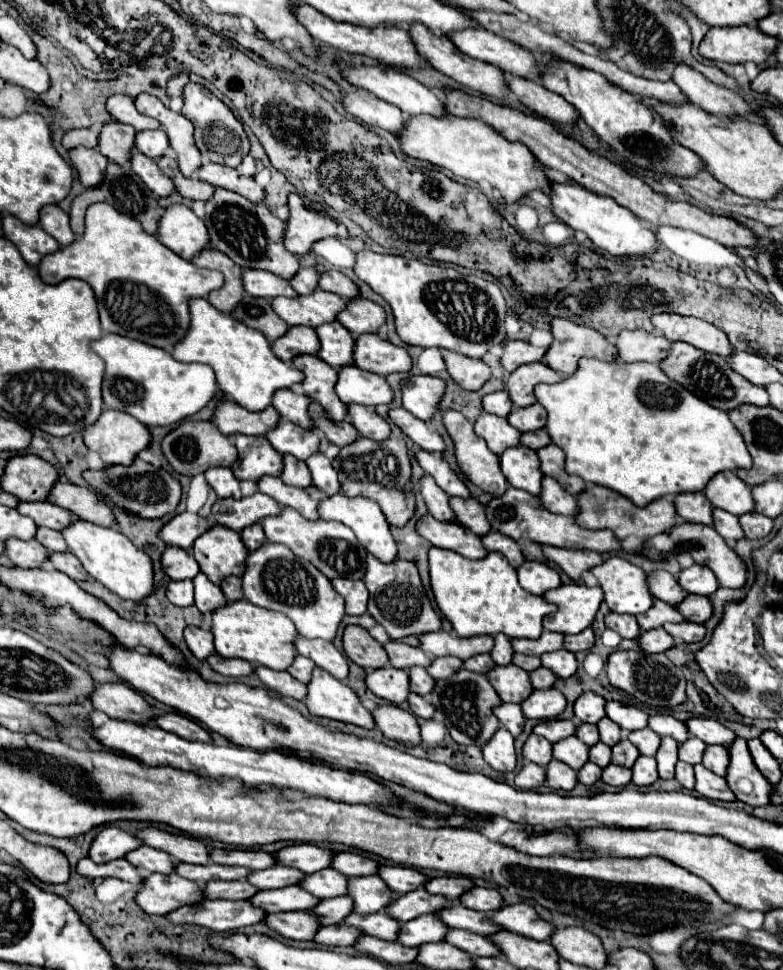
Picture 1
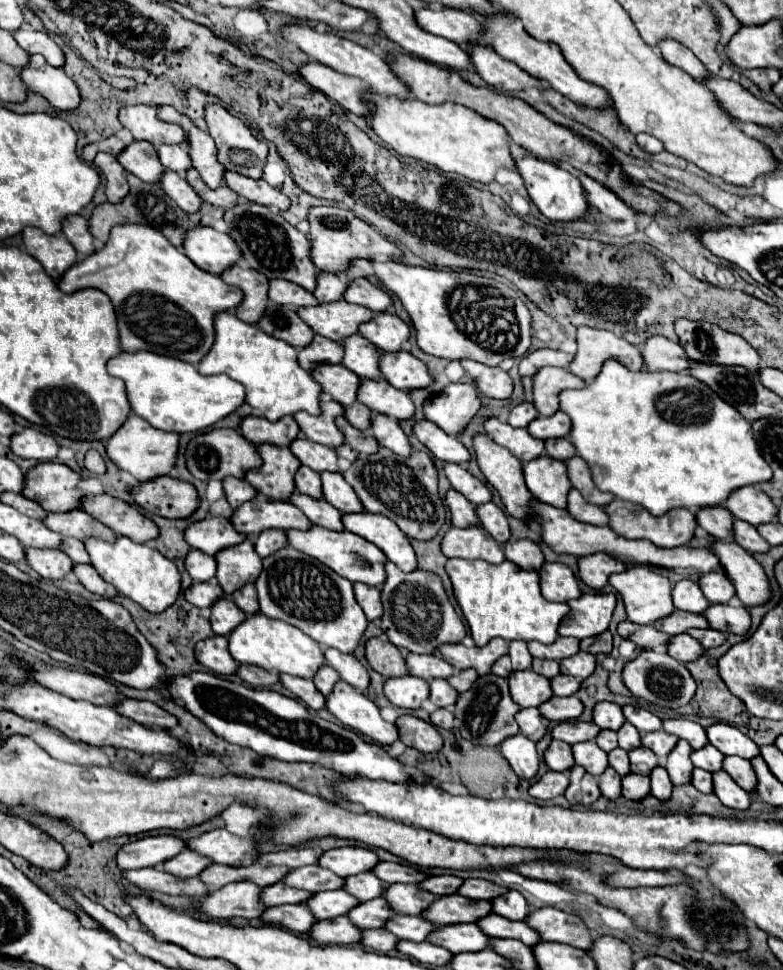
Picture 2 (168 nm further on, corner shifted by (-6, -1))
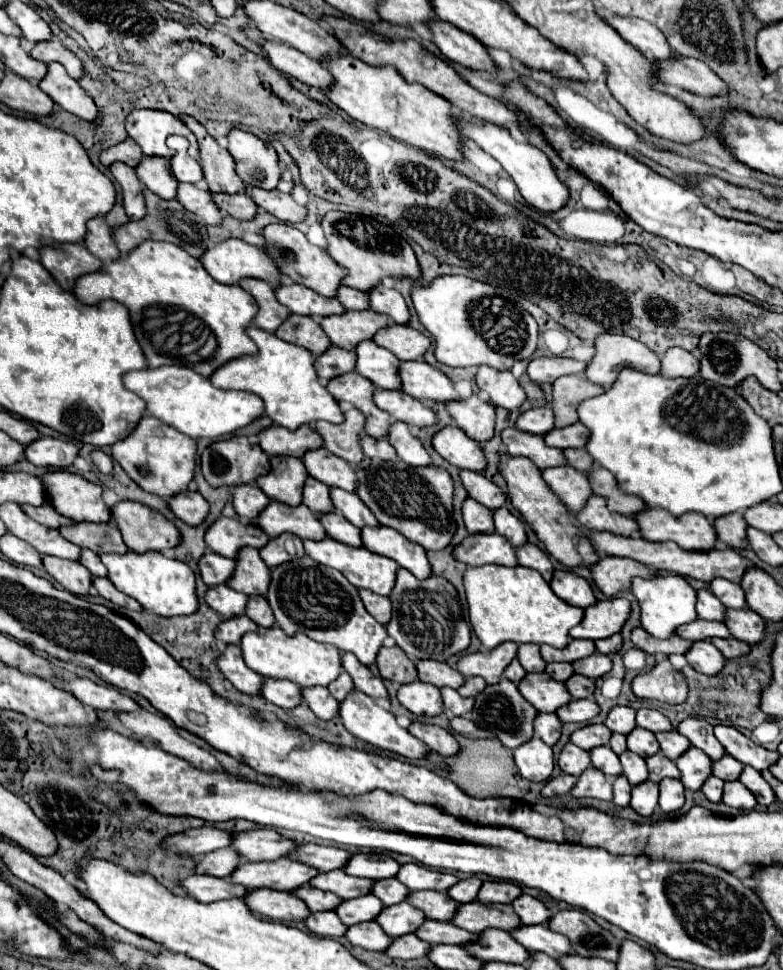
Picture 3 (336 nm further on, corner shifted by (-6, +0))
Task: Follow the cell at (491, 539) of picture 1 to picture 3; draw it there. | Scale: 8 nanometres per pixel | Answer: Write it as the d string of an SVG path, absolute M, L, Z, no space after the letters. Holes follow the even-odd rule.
M527 543L527 545L519 547L517 549L517 559L519 559L519 565L535 569L535 571L539 571L543 575L545 581L551 581L553 571L555 571L553 563L551 563L551 559L537 545Z

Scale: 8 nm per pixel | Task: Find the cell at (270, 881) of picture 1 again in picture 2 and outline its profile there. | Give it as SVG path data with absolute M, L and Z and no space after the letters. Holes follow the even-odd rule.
M313 864L313 866L303 866L303 868L293 868L285 878L281 880L287 886L295 886L299 890L309 890L309 892L321 892L321 890L339 890L343 886L343 878L337 874Z

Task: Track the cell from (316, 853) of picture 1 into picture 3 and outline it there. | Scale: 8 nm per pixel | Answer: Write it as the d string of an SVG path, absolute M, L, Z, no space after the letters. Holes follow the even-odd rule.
M357 853L345 865L345 873L369 879L397 877L397 869L401 865L389 853Z

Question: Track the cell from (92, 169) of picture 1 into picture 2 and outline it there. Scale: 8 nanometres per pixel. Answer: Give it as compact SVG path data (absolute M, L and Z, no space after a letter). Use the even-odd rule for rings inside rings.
M97 154L93 164L101 170L101 174L105 178L105 194L107 194L109 202L121 202L125 198L125 194L129 192L129 186L127 186L125 172L123 172L121 164L117 162L117 158L111 154Z

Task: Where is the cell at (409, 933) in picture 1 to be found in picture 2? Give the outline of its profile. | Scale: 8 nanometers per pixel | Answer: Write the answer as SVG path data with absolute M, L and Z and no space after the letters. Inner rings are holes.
M457 924L457 926L439 926L429 934L427 942L443 946L453 954L459 952L479 952L489 946L489 936L483 934L475 924Z

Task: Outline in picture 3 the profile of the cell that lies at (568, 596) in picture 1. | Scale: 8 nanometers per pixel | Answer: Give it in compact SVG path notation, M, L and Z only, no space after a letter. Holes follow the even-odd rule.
M607 599L585 609L581 625L569 631L575 639L605 639L621 631L631 615L631 603L627 599Z

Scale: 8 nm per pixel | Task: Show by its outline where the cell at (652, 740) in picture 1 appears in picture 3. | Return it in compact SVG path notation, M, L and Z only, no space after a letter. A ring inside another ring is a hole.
M667 731L667 733L657 733L655 735L657 737L657 741L661 743L661 753L665 755L665 757L669 757L671 761L675 761L677 757L681 757L689 747L691 747L691 743L689 743L689 739L687 737L683 737L679 731Z

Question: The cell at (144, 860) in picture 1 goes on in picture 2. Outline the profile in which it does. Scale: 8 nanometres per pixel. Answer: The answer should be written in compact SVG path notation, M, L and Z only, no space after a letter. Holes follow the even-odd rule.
M183 850L177 854L177 858L171 858L171 862L163 862L161 868L177 878L193 878L197 876L203 868L207 868L211 862L191 850Z

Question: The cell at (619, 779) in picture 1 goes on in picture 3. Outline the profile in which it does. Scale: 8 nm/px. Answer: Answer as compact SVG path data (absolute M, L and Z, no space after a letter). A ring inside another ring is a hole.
M645 781L637 787L633 787L633 797L631 797L631 807L643 815L649 817L655 807L657 807L657 793L659 793L659 785L653 781Z

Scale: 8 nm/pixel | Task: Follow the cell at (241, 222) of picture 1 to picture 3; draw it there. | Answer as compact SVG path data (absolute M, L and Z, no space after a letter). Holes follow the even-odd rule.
M273 223L273 225L265 227L263 235L265 235L267 243L269 243L267 253L275 259L275 263L281 269L283 275L287 275L293 283L305 285L305 287L321 293L323 297L335 297L337 295L337 289L343 285L343 279L345 279L347 273L345 273L345 269L341 269L329 257L327 251L311 245L307 241L307 237L299 229L287 225L287 223Z

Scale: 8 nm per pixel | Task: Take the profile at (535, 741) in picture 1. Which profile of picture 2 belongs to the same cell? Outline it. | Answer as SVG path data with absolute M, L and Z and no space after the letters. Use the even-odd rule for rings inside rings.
M553 740L549 744L549 748L543 754L543 760L551 770L557 770L557 772L565 772L575 764L573 754L571 754L571 746L561 740Z

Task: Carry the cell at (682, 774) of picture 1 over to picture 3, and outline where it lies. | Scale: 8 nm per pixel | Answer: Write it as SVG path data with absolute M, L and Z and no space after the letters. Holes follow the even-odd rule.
M709 777L703 785L703 793L705 797L711 801L711 803L719 803L721 801L721 789L723 789L723 781L717 779L717 777Z

